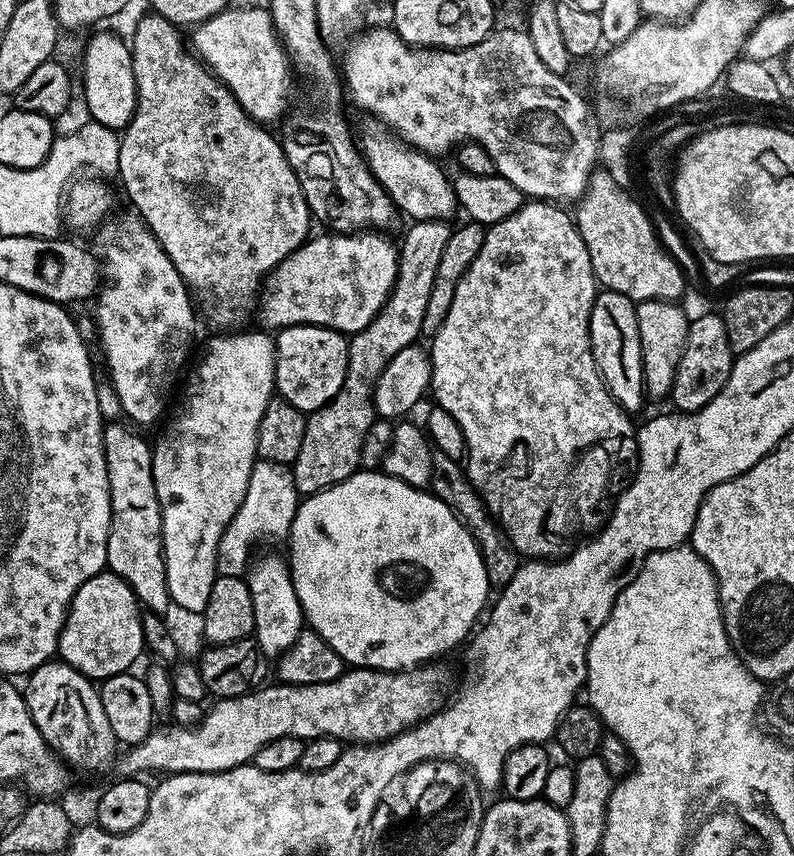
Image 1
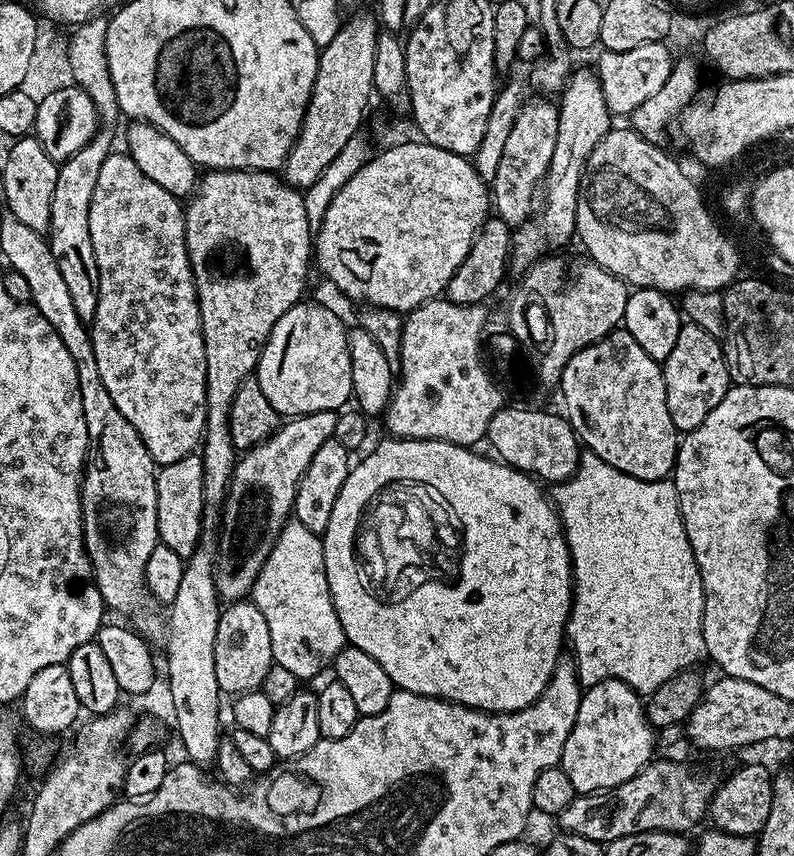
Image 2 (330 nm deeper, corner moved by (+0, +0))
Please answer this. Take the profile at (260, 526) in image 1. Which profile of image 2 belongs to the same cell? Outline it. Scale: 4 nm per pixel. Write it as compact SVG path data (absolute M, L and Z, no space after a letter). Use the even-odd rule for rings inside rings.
M289 519L252 583L250 599L262 610L266 626L270 626L274 663L286 666L300 682L318 675L323 668L331 669L332 661L344 649L346 641L326 582L324 542L317 533L306 530L302 522Z

